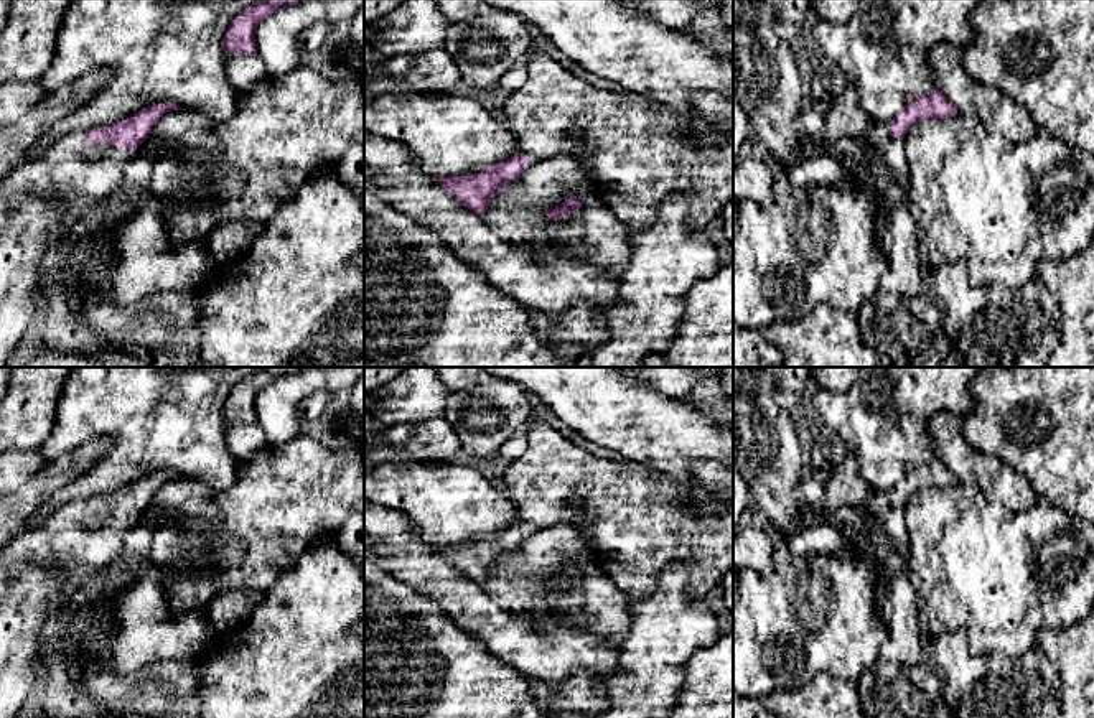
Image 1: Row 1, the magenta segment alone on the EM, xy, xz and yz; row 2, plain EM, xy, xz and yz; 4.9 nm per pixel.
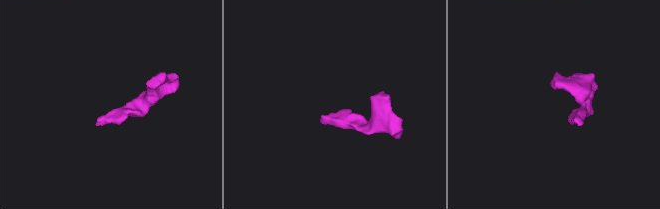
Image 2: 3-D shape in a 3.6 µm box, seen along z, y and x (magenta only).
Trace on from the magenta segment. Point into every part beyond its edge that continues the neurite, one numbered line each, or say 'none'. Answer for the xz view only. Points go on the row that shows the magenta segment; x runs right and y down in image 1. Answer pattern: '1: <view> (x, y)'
none

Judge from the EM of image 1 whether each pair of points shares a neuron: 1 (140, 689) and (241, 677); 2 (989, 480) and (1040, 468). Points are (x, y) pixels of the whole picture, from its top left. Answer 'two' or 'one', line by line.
1: two
2: two

